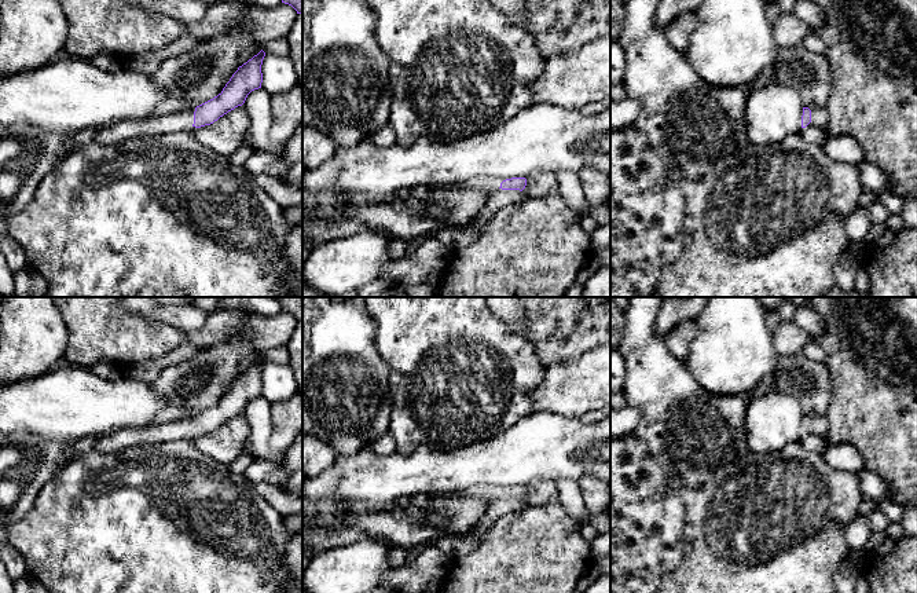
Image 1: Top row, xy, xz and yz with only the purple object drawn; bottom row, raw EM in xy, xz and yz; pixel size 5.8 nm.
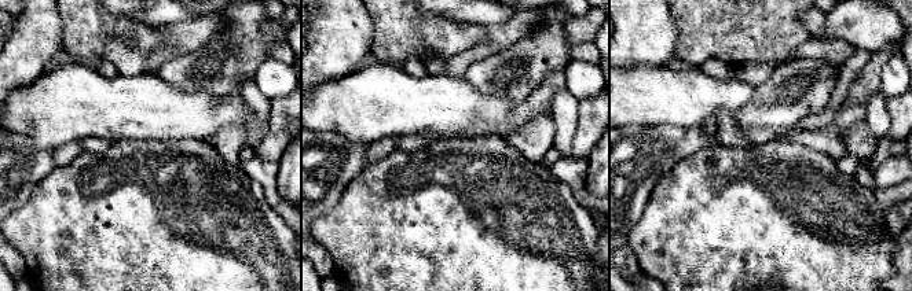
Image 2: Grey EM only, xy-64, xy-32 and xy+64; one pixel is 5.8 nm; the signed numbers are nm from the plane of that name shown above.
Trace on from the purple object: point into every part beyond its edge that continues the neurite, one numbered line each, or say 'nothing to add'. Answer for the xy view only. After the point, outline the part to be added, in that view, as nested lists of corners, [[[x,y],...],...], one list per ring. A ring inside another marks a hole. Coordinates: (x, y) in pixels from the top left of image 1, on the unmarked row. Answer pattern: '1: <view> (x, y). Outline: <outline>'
1: xy (173, 429). Outline: [[[169,421],[146,429],[120,429],[114,435],[98,438],[93,450],[103,454],[120,451],[131,446],[144,446],[168,440],[192,438],[190,421]]]

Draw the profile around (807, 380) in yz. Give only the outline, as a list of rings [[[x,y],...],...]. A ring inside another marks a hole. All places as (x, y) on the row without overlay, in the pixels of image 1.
[[[802,352],[777,354],[777,369],[773,374],[774,391],[799,399],[804,416],[825,416],[832,402],[829,371],[825,363],[811,360]]]

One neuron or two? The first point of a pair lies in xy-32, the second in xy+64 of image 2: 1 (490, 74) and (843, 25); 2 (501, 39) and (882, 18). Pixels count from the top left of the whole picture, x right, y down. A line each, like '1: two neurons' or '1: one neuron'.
1: two neurons
2: one neuron

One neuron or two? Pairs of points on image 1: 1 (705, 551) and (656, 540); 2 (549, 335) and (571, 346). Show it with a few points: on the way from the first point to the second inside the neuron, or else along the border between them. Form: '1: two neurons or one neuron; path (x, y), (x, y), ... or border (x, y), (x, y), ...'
1: two neurons; border (686, 513), (682, 534), (682, 560), (668, 574)
2: one neuron; path (554, 335), (560, 335), (565, 340)

